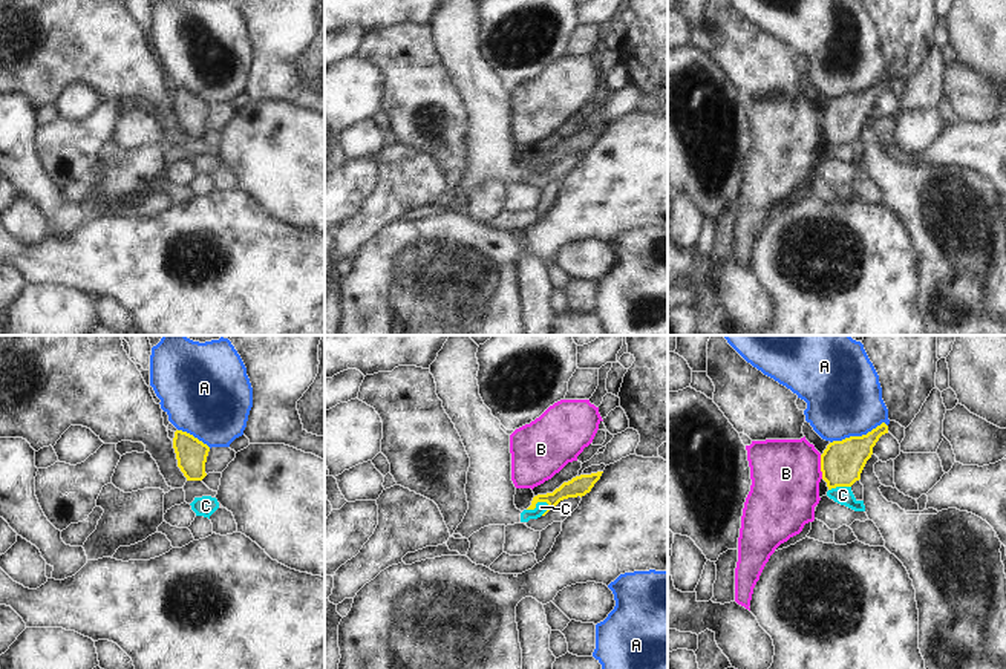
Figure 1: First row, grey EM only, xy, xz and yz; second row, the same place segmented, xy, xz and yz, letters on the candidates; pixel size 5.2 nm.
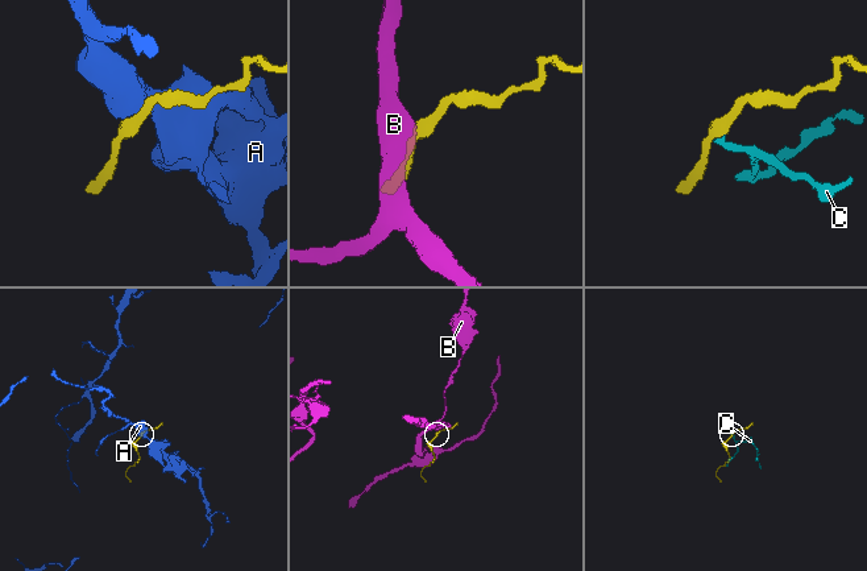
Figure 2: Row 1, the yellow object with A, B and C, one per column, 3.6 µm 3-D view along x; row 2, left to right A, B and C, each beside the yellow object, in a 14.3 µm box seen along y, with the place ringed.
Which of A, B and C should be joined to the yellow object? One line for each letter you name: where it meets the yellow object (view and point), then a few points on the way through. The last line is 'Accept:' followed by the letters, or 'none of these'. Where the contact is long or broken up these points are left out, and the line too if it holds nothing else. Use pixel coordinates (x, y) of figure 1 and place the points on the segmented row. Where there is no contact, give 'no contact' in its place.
Accept: none of these

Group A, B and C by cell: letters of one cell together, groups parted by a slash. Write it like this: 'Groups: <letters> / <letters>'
Groups: A / B / C.

